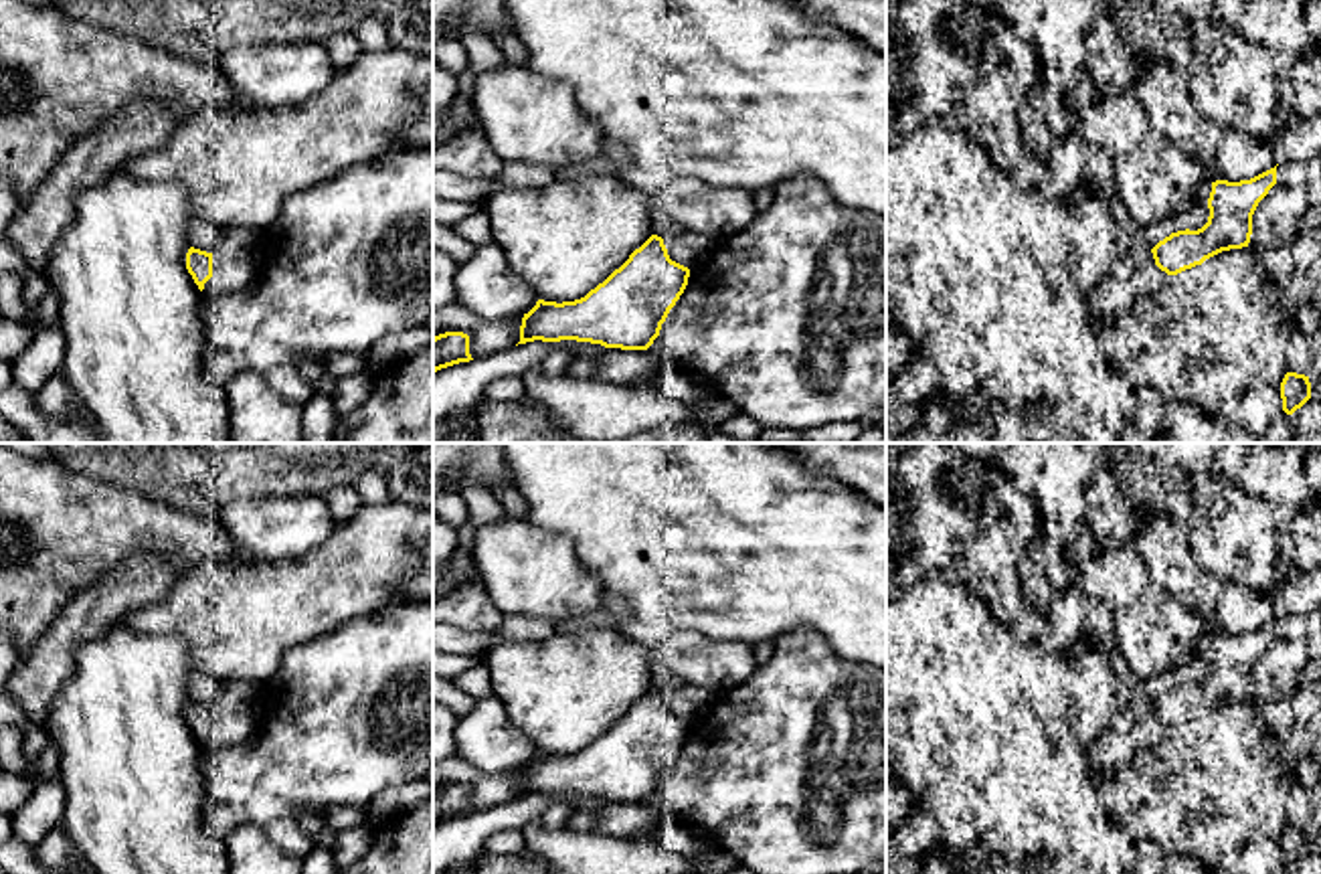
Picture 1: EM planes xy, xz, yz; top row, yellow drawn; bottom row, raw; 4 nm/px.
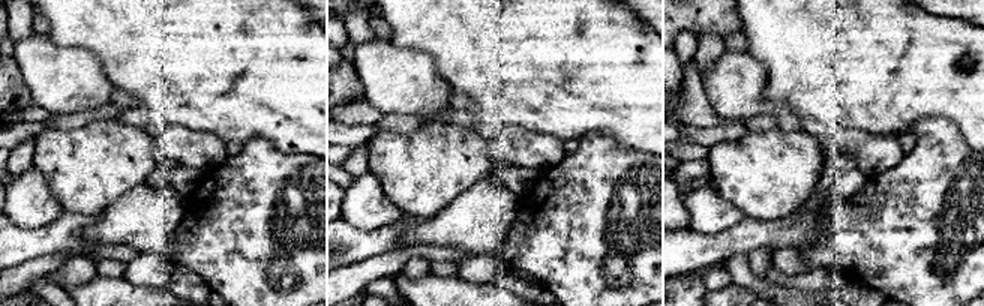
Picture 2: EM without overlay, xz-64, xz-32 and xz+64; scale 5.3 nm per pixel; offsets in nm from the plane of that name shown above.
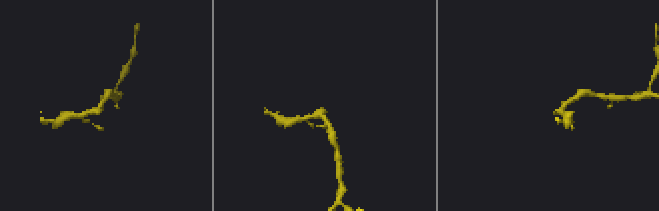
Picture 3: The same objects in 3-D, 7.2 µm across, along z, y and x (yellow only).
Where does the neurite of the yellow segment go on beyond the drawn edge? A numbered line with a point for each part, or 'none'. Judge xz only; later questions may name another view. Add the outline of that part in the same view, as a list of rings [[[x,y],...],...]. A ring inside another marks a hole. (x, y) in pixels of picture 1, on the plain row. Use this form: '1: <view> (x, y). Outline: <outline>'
1: xz (664, 680). Outline: [[[666,668],[653,670],[653,688],[668,692],[680,684],[682,684],[682,680],[676,674],[672,674],[670,670],[666,670]]]

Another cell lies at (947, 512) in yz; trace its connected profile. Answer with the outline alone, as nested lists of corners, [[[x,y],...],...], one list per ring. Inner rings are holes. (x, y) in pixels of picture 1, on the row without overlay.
[[[886,443],[886,601],[939,571],[965,583],[1011,623],[1024,607],[1018,564],[1040,530],[1040,512],[1007,473],[947,443]]]

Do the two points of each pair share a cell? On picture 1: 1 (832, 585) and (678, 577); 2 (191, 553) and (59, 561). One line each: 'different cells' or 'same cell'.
1: same cell
2: same cell

